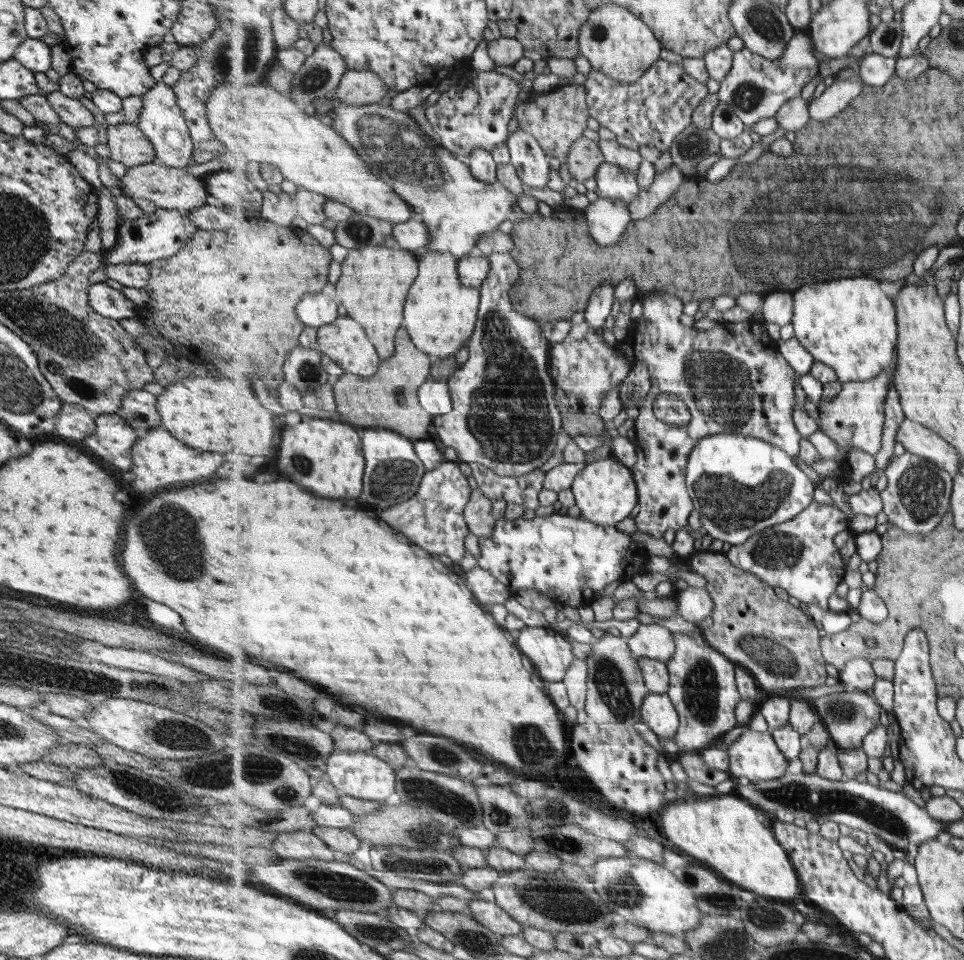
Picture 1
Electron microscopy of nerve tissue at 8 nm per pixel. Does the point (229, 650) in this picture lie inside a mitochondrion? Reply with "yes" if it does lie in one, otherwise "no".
no

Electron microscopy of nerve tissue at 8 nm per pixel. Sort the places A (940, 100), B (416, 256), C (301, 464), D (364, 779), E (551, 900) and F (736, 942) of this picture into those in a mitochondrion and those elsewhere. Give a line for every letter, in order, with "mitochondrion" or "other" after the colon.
A: other
B: other
C: mitochondrion
D: other
E: mitochondrion
F: mitochondrion

